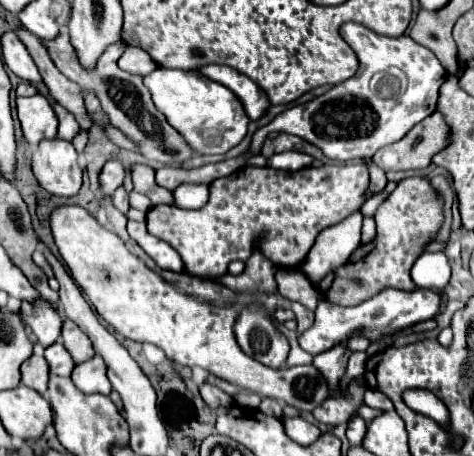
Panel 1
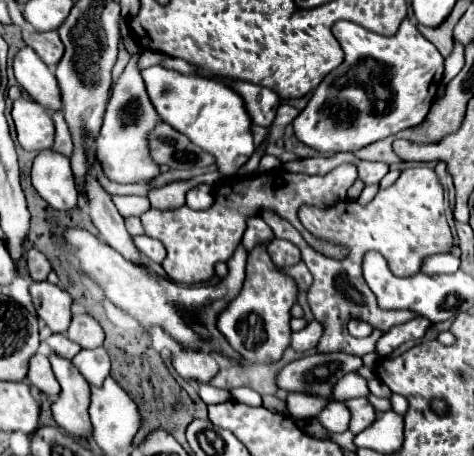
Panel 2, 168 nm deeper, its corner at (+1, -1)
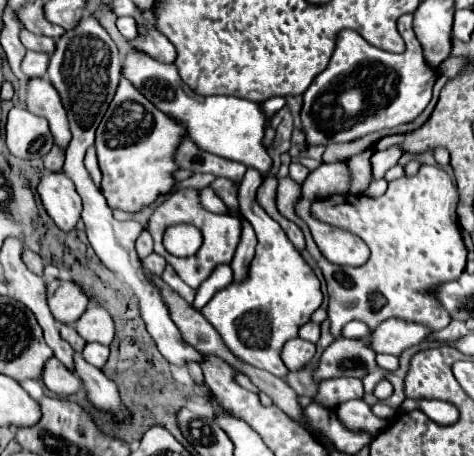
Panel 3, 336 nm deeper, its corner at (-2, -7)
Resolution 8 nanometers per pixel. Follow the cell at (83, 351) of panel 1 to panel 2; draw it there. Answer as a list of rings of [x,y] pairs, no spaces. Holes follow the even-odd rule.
[[[88,314],[74,316],[66,336],[72,342],[76,342],[80,348],[84,348],[84,350],[100,348],[102,342],[104,342],[104,332],[102,332],[100,324],[92,316],[88,316]]]

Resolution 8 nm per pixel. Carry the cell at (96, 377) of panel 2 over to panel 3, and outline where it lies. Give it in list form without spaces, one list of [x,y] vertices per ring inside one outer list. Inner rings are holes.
[[[85,344],[85,348],[83,348],[83,356],[85,356],[85,360],[89,362],[89,364],[93,364],[93,366],[97,366],[97,368],[103,368],[103,364],[107,362],[107,358],[109,358],[109,348],[107,346],[103,346],[103,344]]]

